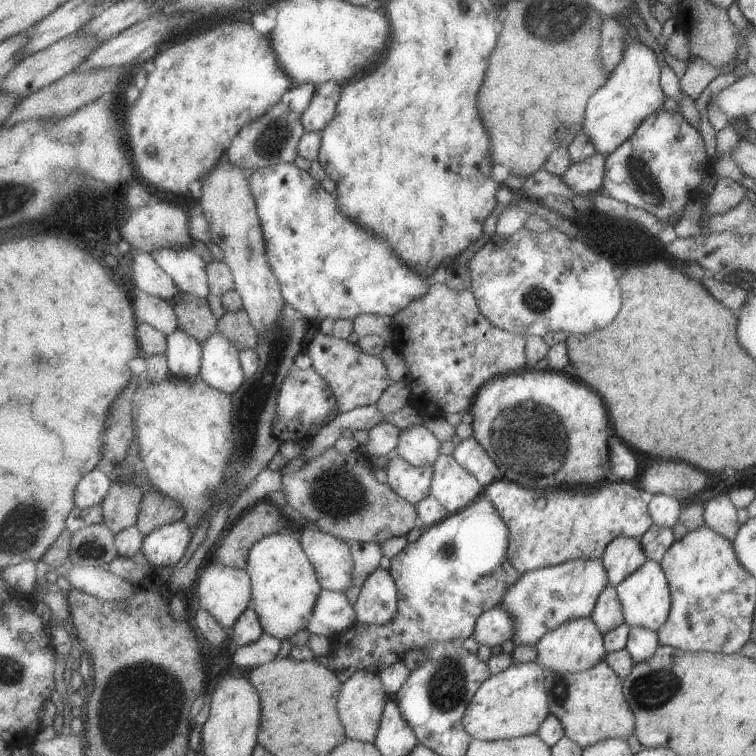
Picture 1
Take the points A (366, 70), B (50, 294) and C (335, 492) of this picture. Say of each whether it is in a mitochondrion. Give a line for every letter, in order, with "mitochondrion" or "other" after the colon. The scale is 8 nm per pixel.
A: other
B: other
C: mitochondrion

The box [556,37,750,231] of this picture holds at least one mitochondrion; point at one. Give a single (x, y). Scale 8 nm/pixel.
(651, 192)

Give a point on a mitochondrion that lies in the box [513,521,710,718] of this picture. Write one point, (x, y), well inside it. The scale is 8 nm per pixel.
(651, 691)

